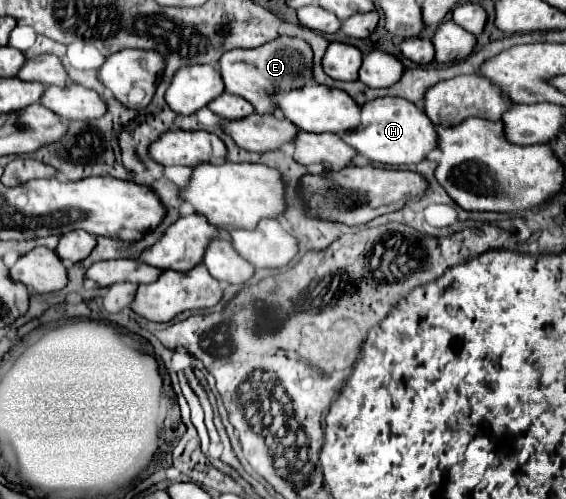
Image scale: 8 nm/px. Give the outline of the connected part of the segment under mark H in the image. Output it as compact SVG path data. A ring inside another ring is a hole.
M381 97L367 101L361 107L361 123L355 131L341 133L341 139L357 151L357 155L383 165L411 165L419 163L427 151L437 147L435 125L423 111L401 97Z

